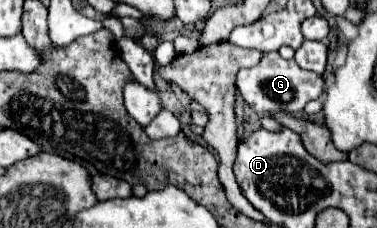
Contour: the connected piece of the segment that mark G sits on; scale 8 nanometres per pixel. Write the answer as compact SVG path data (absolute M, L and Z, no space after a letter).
M266 52L258 66L248 70L242 68L238 72L236 86L244 96L244 100L248 102L248 106L254 108L256 112L270 114L270 112L282 110L284 114L290 114L290 116L300 114L310 100L316 100L324 92L324 82L320 74L302 70L294 60L284 60L278 52Z

